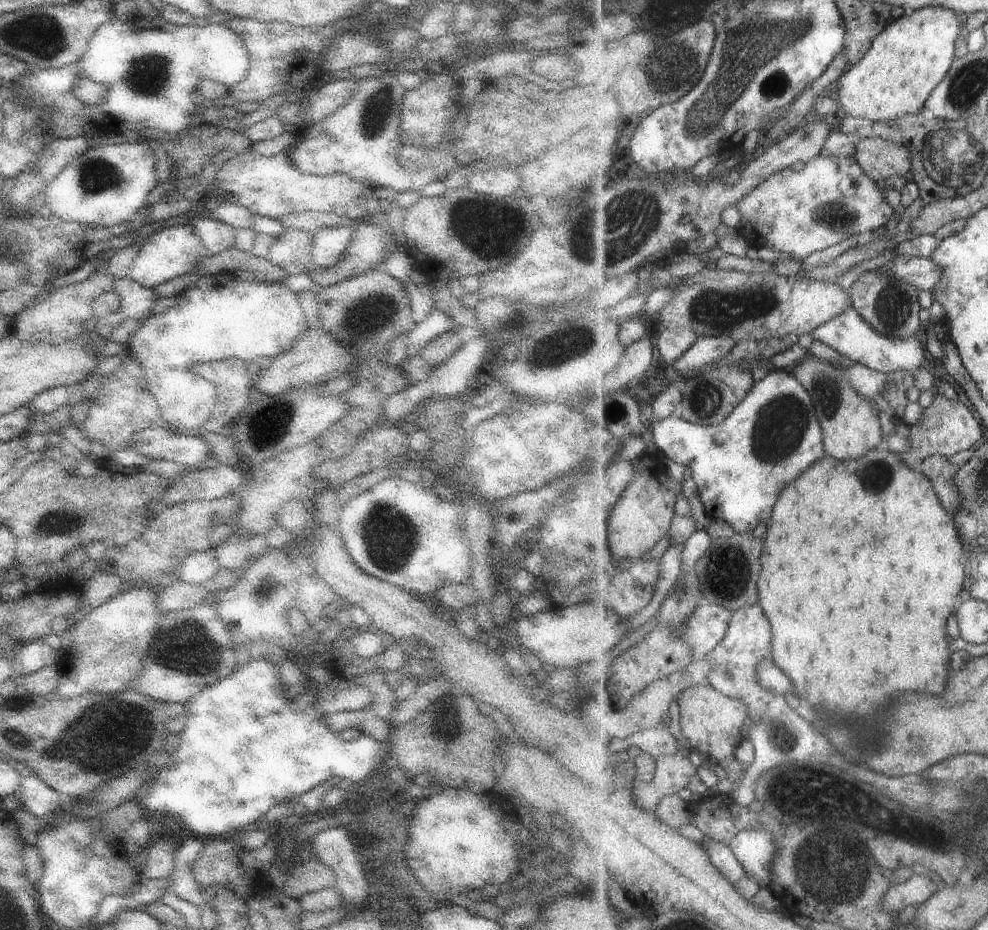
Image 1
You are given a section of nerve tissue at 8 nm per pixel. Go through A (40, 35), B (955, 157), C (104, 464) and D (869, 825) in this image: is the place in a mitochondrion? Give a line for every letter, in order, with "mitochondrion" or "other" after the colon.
A: mitochondrion
B: mitochondrion
C: other
D: mitochondrion

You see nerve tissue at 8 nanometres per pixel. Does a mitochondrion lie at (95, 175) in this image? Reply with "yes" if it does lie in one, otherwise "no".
yes

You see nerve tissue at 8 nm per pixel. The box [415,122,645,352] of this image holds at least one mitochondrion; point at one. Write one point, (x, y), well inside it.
(488, 232)

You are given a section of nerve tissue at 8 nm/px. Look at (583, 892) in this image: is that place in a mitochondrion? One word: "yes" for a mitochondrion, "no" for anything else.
no

